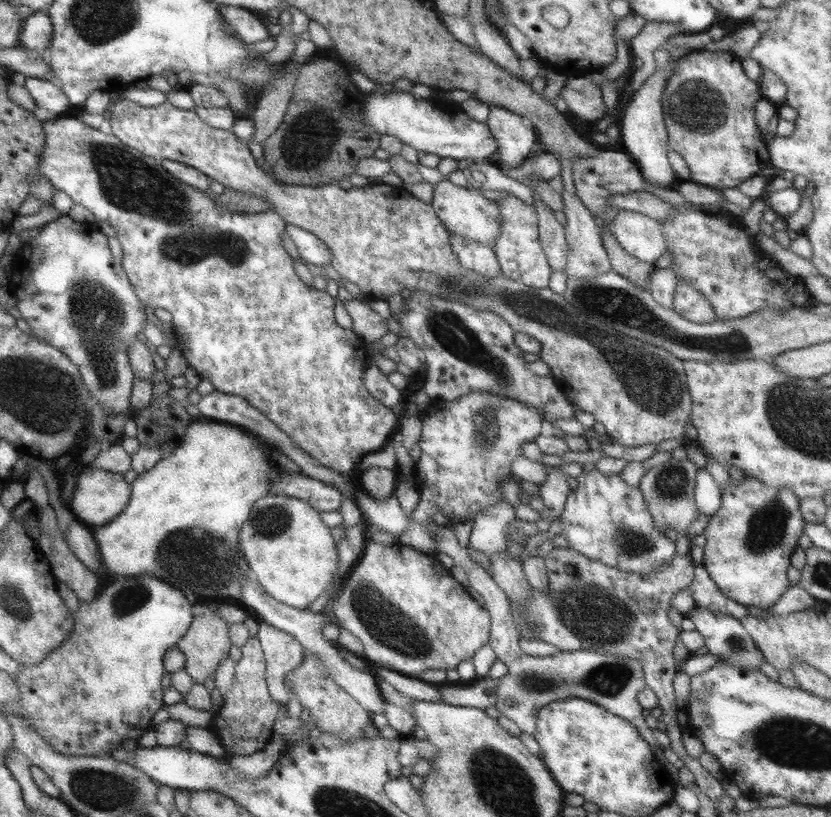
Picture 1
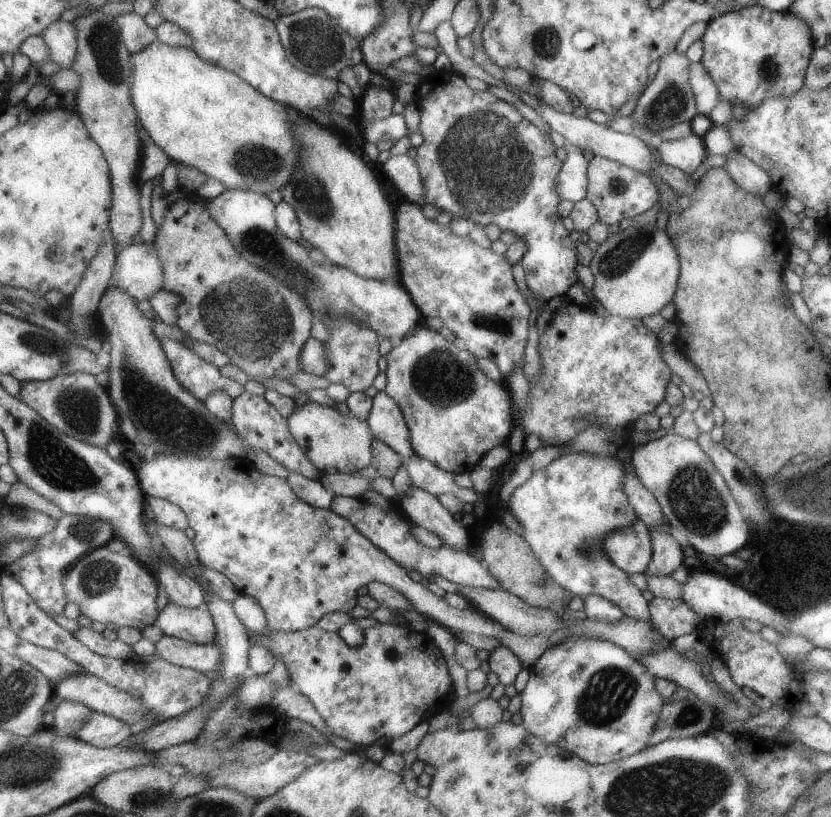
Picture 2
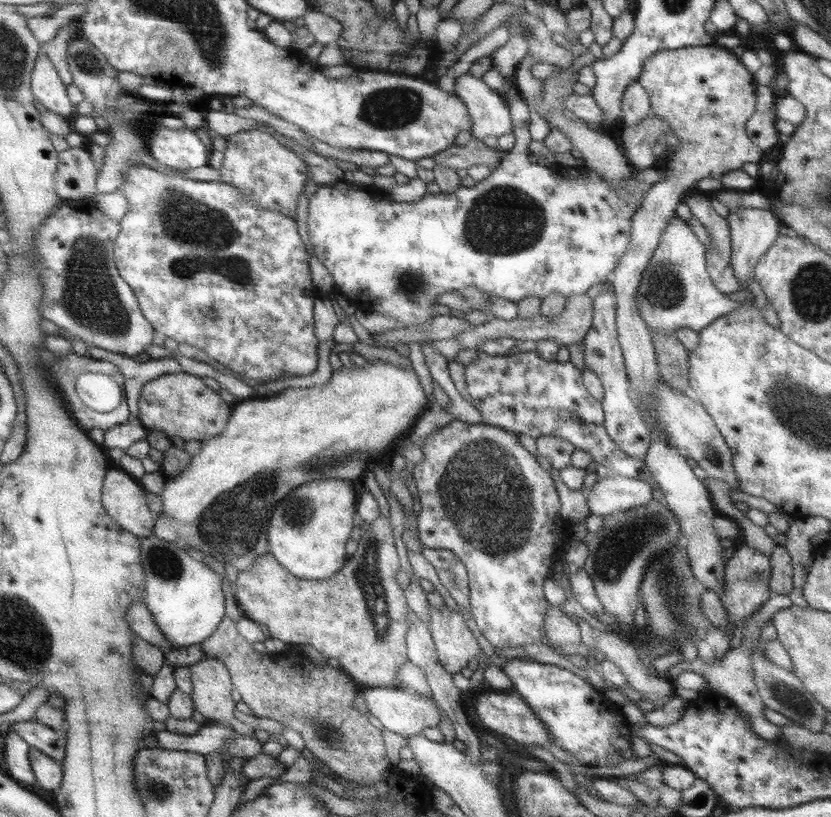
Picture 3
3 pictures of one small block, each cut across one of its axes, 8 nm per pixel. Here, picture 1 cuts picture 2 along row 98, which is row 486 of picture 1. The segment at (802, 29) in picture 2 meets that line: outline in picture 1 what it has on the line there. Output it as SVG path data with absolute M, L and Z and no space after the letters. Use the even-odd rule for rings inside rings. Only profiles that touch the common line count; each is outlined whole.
M746 477L738 484L730 480L726 486L722 486L721 507L710 517L703 533L706 536L706 546L703 548L702 565L728 598L747 607L768 608L792 586L786 570L806 526L799 502L791 490L766 487L762 481L752 477Z

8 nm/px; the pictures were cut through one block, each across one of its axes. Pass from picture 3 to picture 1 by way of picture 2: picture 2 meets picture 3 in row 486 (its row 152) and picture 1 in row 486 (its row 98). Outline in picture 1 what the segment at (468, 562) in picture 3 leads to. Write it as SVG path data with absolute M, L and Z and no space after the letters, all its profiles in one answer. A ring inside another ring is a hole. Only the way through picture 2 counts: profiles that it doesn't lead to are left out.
M473 390L468 395L452 402L444 408L444 416L430 416L432 406L421 412L422 433L419 448L422 454L416 462L416 484L422 491L419 503L411 512L411 523L408 530L397 536L397 544L414 548L425 554L437 555L436 540L432 534L431 526L435 526L434 513L442 510L449 518L446 526L458 520L474 520L477 514L484 512L487 508L503 500L502 489L498 483L504 479L512 478L512 463L522 455L522 445L534 441L541 435L542 415L538 409L526 405L524 402L498 397L489 392Z

